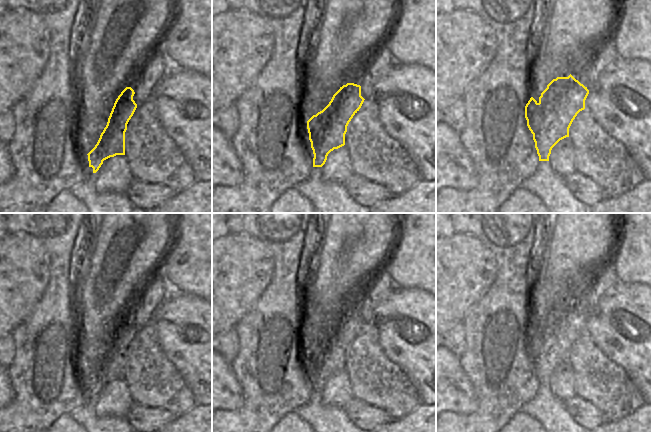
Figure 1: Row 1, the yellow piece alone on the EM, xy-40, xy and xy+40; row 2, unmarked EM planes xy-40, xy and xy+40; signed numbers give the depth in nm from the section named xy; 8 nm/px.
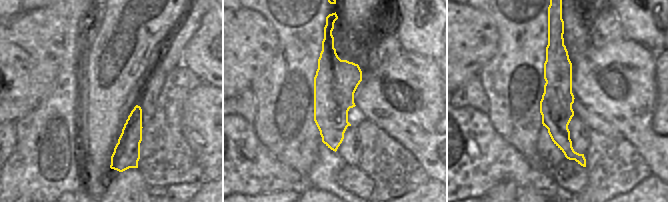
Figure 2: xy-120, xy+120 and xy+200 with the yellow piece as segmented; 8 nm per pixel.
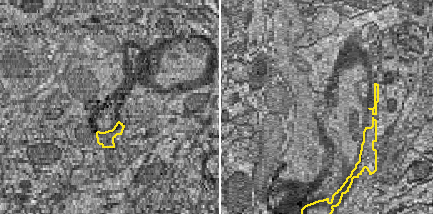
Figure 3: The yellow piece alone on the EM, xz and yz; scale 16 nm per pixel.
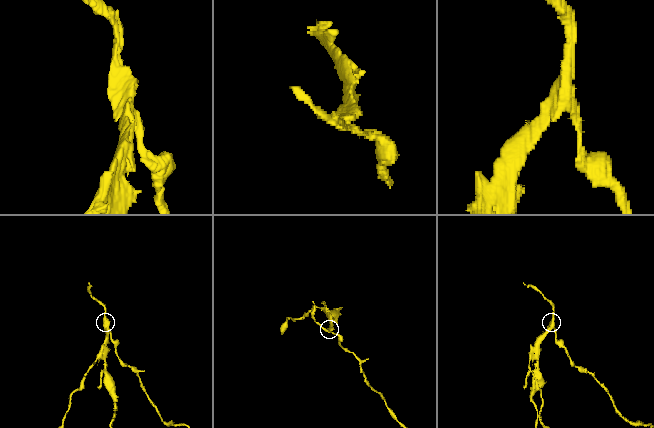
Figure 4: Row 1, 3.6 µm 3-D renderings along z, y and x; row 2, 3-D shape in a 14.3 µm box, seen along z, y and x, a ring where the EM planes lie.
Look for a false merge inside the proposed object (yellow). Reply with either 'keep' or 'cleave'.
cleave

